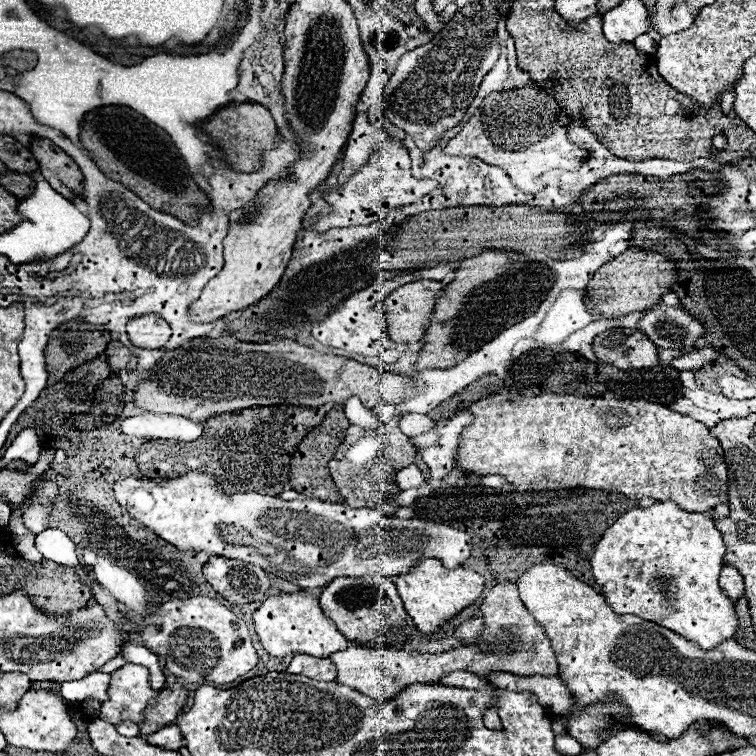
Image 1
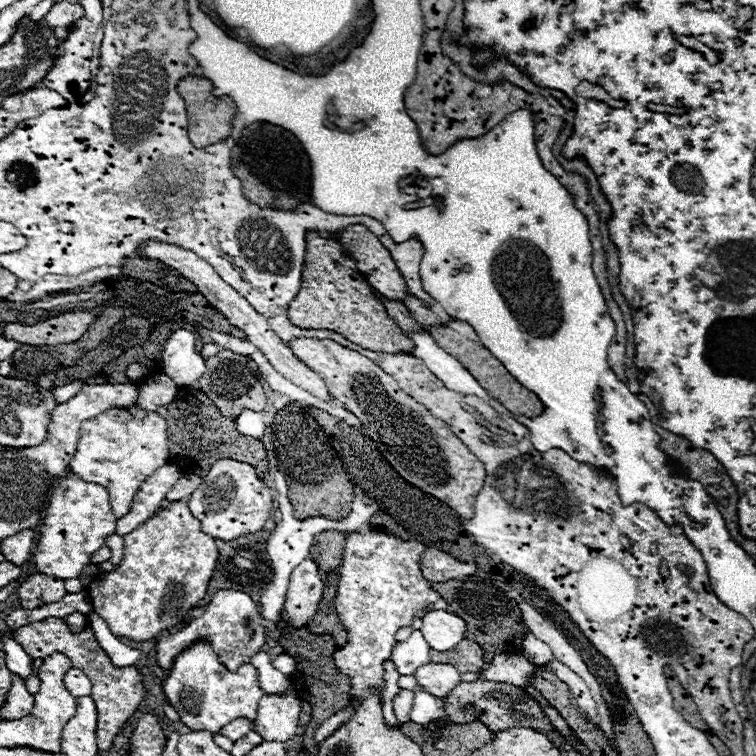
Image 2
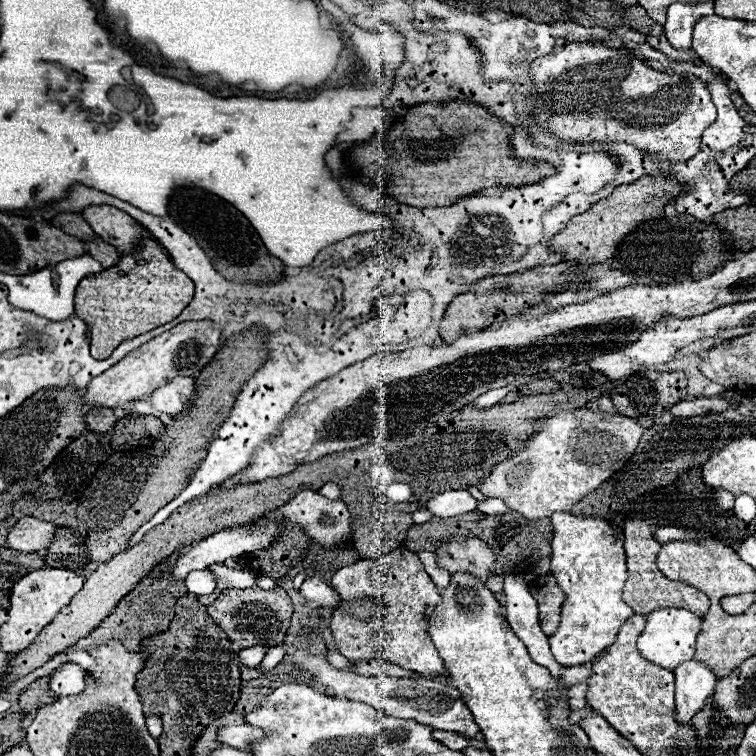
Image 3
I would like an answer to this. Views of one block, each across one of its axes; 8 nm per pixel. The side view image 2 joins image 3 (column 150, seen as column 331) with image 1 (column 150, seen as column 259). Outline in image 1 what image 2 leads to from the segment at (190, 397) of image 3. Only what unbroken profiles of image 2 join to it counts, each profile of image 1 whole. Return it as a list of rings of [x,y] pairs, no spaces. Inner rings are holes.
[[[144,314],[128,320],[128,338],[138,348],[162,348],[170,340],[170,326],[158,314]]]

